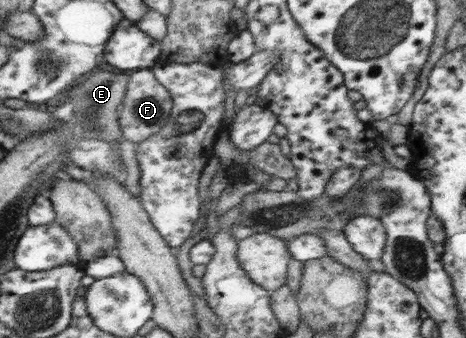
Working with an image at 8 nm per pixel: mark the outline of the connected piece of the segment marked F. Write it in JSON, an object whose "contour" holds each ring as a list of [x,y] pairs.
{"contour":[[[153,68],[132,72],[132,80],[129,82],[129,90],[127,90],[120,117],[126,139],[135,144],[141,144],[159,135],[173,120],[173,110],[175,110],[173,93],[158,80]]]}

